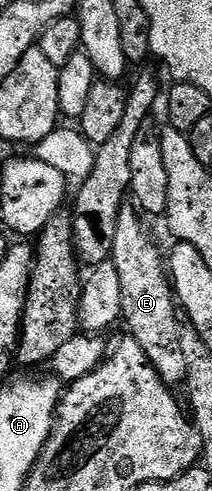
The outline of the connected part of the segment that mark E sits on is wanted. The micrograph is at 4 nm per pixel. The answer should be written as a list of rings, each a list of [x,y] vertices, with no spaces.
[[[123,205],[117,217],[116,234],[113,236],[111,262],[119,273],[121,319],[128,326],[129,337],[140,344],[162,382],[168,387],[176,388],[185,383],[187,376],[187,364],[179,340],[181,323],[178,308],[163,255],[161,258],[141,220],[143,221],[139,211],[133,205]]]

